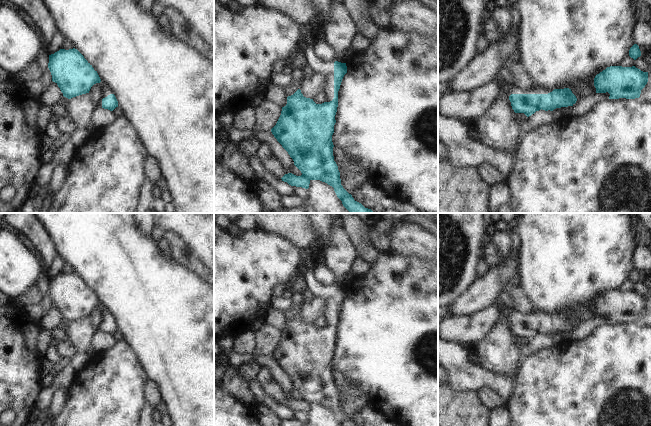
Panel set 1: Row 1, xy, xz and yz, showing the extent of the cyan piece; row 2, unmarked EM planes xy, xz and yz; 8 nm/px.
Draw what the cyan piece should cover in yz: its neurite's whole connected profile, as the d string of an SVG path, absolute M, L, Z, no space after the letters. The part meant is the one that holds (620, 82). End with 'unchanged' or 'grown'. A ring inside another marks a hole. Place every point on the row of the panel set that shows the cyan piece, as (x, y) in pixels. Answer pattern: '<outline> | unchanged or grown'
M610 66L594 78L596 93L608 92L609 99L639 98L647 82L648 72L643 72L635 66Z | unchanged

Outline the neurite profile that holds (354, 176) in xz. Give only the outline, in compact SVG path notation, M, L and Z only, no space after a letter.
M350 159L345 171L340 173L340 179L343 188L351 195L363 183L373 181L368 170L363 169L358 161L351 161Z

